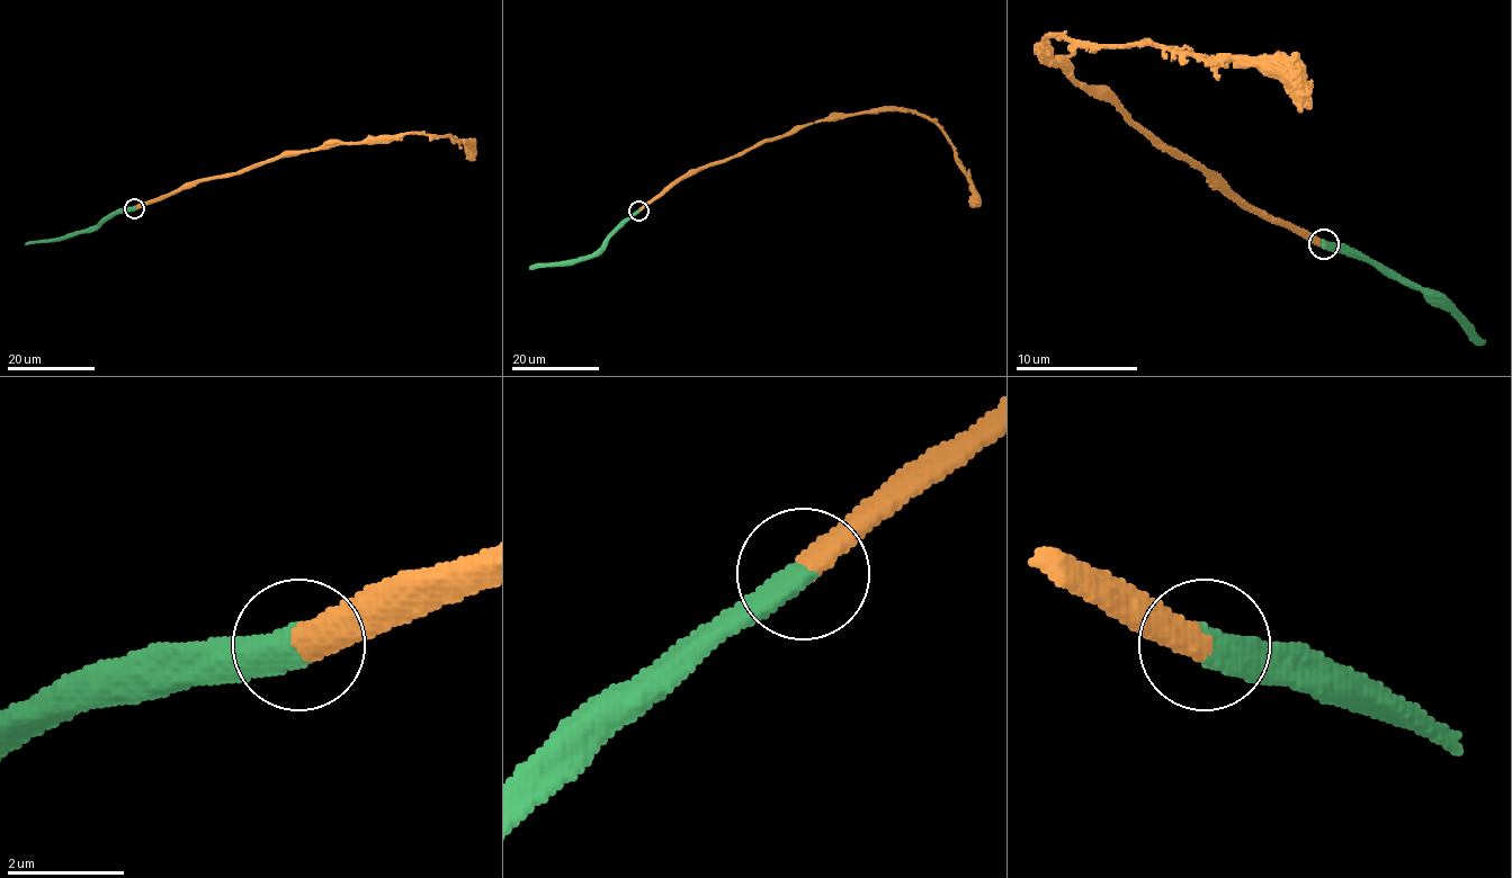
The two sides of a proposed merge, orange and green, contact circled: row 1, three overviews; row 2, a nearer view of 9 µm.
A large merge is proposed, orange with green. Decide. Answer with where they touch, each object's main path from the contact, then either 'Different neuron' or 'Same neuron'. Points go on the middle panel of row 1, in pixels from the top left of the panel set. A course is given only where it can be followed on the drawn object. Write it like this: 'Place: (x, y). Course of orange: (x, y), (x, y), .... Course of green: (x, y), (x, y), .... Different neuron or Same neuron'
Place: (638, 211). Course of orange: (638, 211), (698, 171), (766, 141), (822, 121), (882, 110), (918, 112), (935, 123), (953, 146), (977, 203). Course of green: (638, 211), (591, 254), (530, 269). Same neuron

